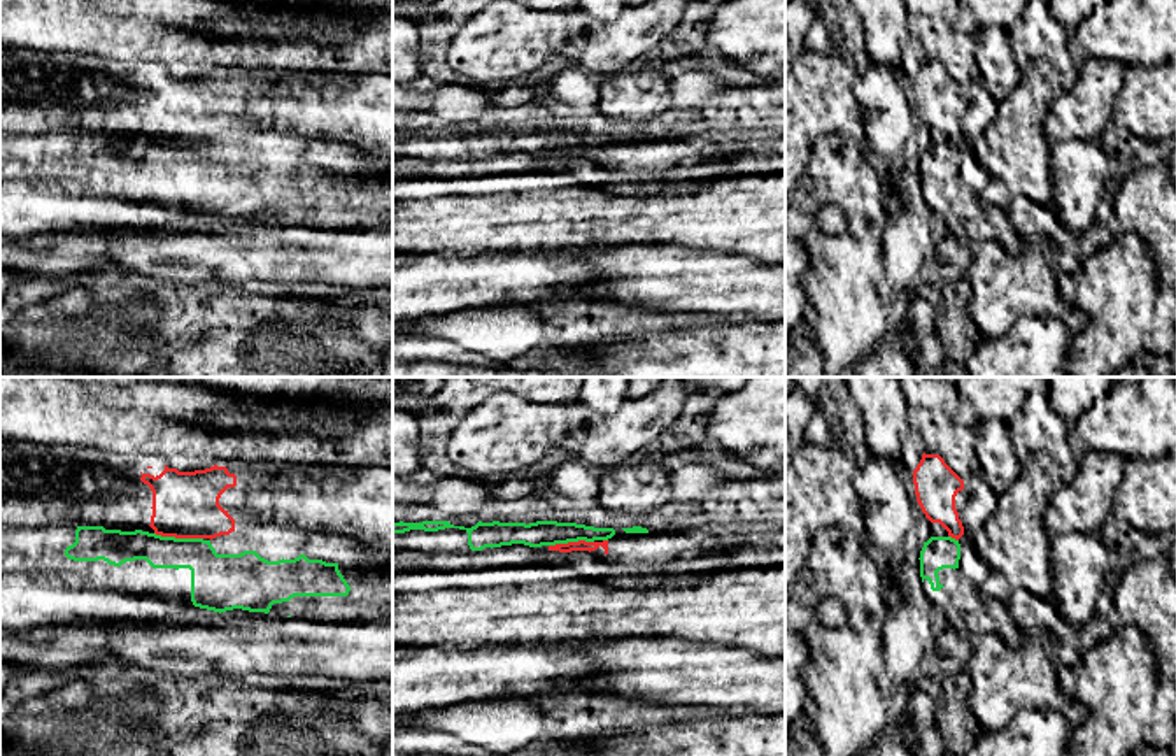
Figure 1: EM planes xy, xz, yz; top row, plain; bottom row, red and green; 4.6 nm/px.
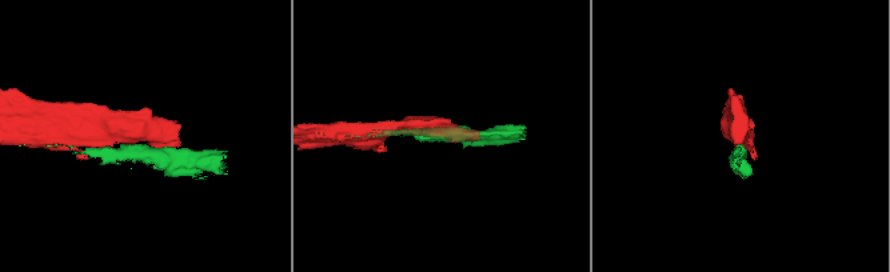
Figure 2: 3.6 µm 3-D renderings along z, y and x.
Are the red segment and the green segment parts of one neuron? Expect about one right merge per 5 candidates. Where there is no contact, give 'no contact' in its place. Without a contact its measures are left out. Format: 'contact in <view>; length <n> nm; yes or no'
contact in xy; length 220 nm; no

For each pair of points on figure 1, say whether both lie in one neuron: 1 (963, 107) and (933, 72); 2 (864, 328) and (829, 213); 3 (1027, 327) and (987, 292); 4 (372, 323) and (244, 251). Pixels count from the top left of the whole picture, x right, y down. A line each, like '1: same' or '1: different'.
1: same
2: different
3: different
4: different

